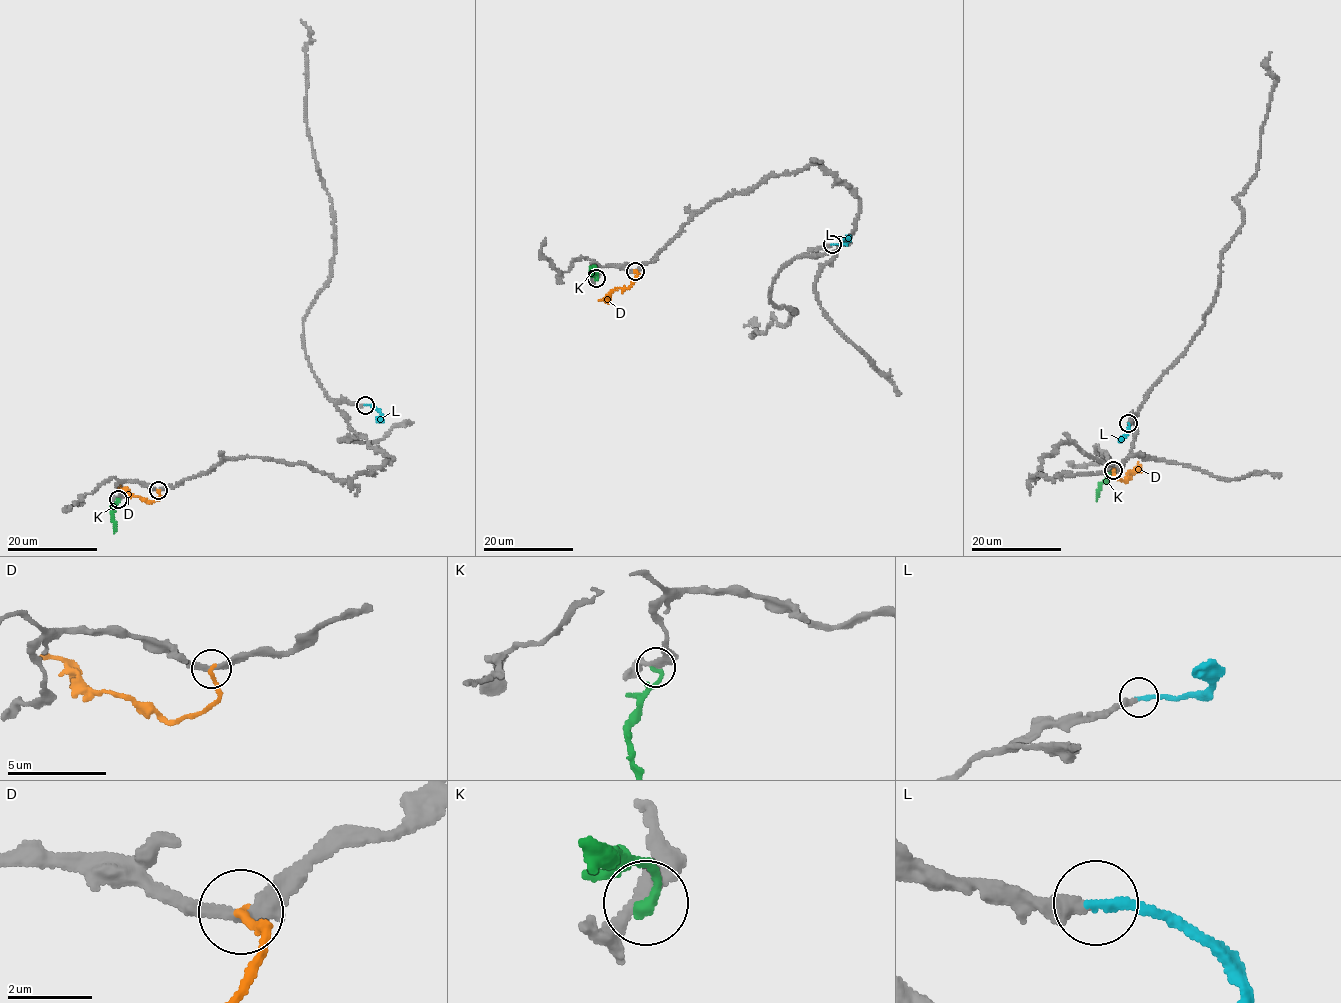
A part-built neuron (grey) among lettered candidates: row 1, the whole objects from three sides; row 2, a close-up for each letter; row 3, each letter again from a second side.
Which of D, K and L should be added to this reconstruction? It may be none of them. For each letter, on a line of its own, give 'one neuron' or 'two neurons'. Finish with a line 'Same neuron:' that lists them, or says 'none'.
D: two neurons
K: two neurons
L: one neuron
Same neuron: L

